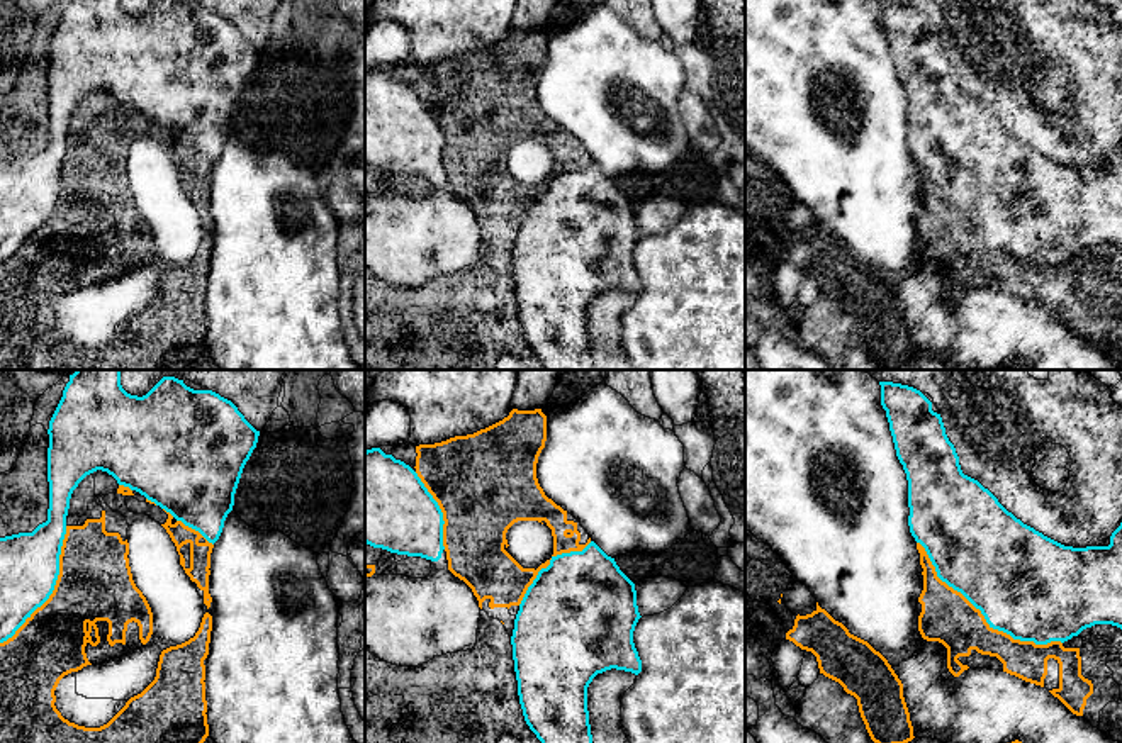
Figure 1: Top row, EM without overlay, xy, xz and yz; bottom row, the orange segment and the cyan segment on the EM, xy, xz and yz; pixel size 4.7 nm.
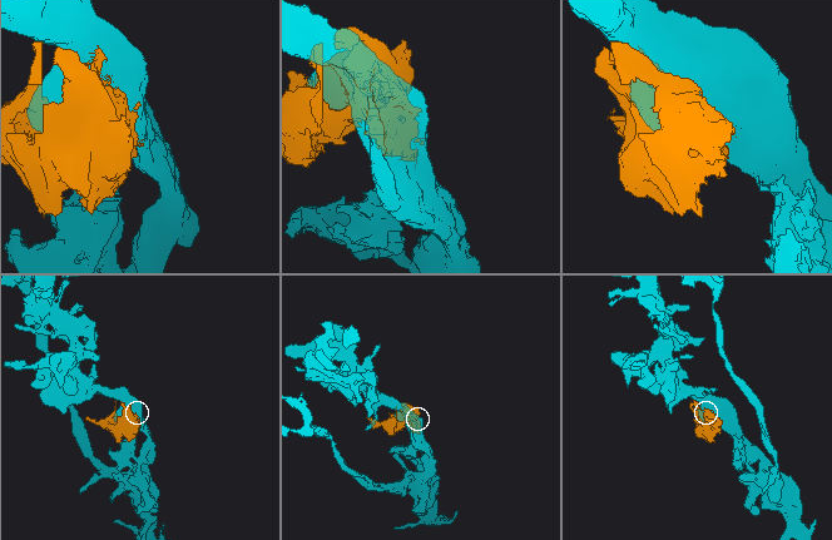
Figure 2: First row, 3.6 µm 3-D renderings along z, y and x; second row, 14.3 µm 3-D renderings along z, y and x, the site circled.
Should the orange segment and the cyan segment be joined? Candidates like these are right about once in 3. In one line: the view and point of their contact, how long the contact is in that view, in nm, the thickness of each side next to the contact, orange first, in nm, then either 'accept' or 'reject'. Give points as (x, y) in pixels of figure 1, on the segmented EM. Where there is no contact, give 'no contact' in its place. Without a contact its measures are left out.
meets orange in yz at (983, 616); contact 850 nm long; 240 nm thick on the orange side, 480 nm on the other; reject

